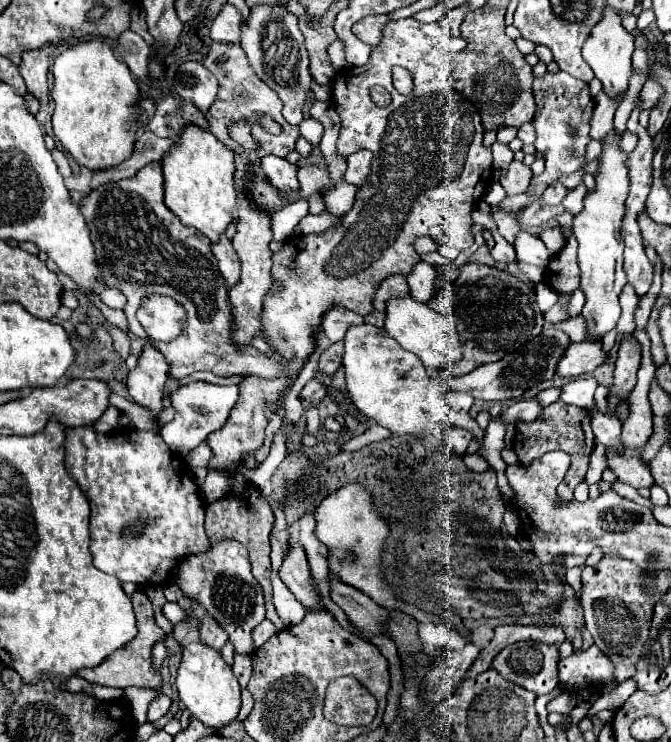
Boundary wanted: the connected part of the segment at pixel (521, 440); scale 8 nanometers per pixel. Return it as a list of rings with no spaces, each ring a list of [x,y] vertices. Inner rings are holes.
[[[554,402],[550,406],[544,408],[544,414],[536,420],[536,422],[518,422],[516,424],[516,442],[514,442],[514,452],[520,458],[522,466],[528,466],[530,460],[534,460],[536,456],[550,452],[550,450],[562,450],[572,458],[570,470],[566,474],[566,478],[562,480],[560,488],[558,488],[558,496],[562,502],[570,502],[574,486],[578,482],[584,480],[586,470],[588,470],[588,462],[590,462],[590,452],[594,450],[594,434],[590,428],[590,418],[580,418],[580,408],[576,406],[568,406],[564,402]]]

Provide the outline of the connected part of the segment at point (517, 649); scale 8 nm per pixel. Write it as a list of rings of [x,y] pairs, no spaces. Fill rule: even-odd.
[[[516,642],[506,646],[492,662],[502,678],[522,686],[524,690],[532,690],[536,696],[550,694],[558,686],[558,648],[542,642]]]

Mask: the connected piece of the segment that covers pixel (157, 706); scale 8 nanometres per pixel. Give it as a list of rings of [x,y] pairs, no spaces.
[[[166,694],[156,696],[156,698],[150,702],[150,708],[148,708],[148,720],[150,720],[150,722],[154,722],[154,720],[162,718],[162,716],[168,712],[170,702],[172,702],[172,700],[170,700]]]

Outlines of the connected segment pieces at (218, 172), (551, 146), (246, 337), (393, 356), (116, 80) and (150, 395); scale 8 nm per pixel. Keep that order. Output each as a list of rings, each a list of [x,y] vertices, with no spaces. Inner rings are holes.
[[[186,124],[178,132],[172,148],[164,154],[162,172],[166,206],[182,224],[200,230],[216,242],[232,222],[232,210],[238,204],[238,190],[234,186],[234,152],[208,130]]]
[[[562,70],[558,72],[546,72],[540,78],[534,78],[534,100],[536,100],[536,118],[534,118],[534,128],[536,128],[536,150],[544,154],[546,158],[546,170],[540,176],[532,178],[530,192],[532,196],[540,198],[542,190],[554,182],[560,180],[560,176],[570,174],[586,164],[586,148],[592,142],[590,138],[590,120],[594,114],[594,98],[590,94],[588,82],[580,82],[578,78],[572,78],[570,74],[564,74]],[[568,124],[576,128],[576,136],[568,132]]]
[[[242,198],[238,208],[238,224],[236,224],[236,236],[232,240],[234,250],[240,258],[240,282],[230,288],[230,308],[232,308],[232,342],[236,346],[250,342],[254,336],[260,334],[260,314],[262,314],[262,302],[272,286],[272,230],[270,230],[270,216],[264,212],[258,212],[250,200]]]
[[[372,324],[350,326],[348,334],[344,336],[344,348],[346,388],[360,412],[380,426],[392,430],[392,434],[424,434],[430,426],[430,418],[428,410],[422,408],[422,392],[430,384],[430,376],[420,358],[400,348],[400,344],[382,328]]]
[[[88,40],[66,48],[54,60],[54,114],[52,128],[60,144],[90,170],[102,170],[124,162],[136,142],[136,102],[140,88],[130,68],[114,56],[108,42]]]
[[[146,346],[142,356],[138,358],[136,370],[128,374],[128,382],[126,382],[132,400],[142,408],[152,410],[156,420],[158,420],[158,414],[164,410],[162,398],[164,398],[168,368],[170,366],[164,360],[164,356],[152,346]]]

